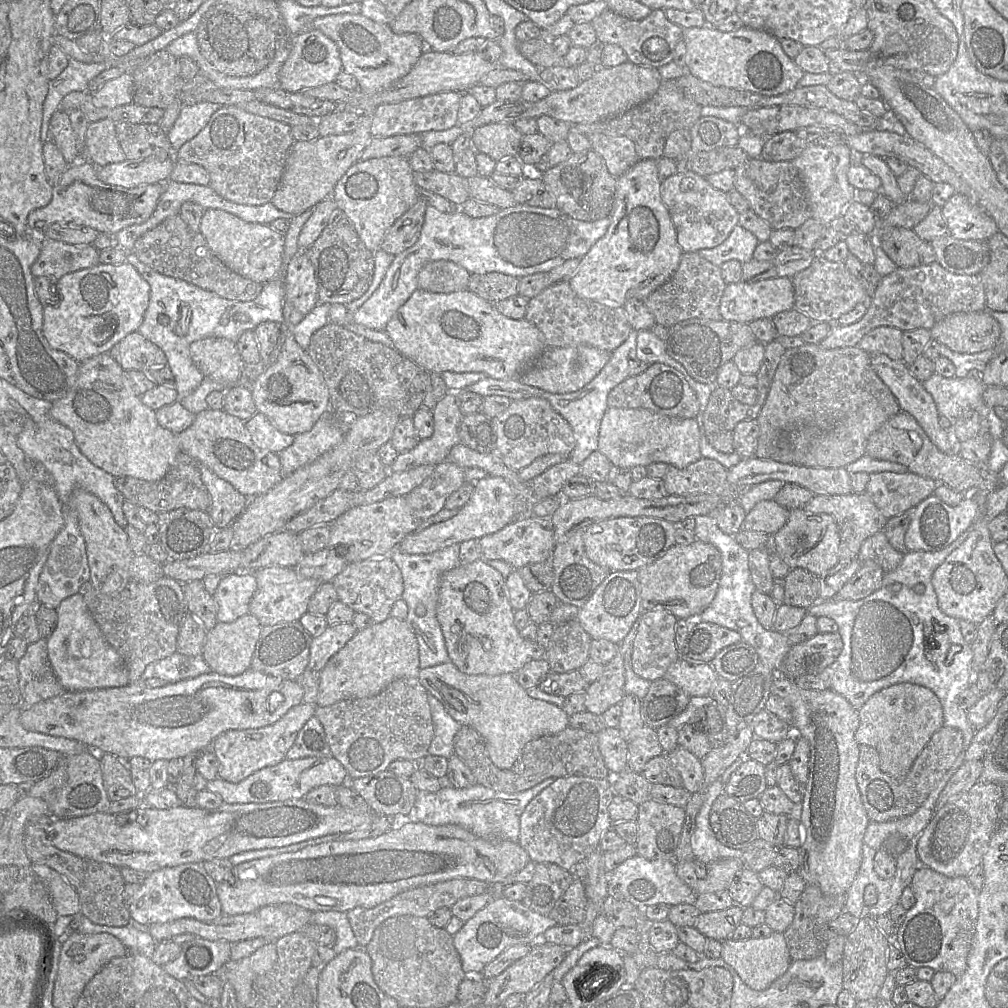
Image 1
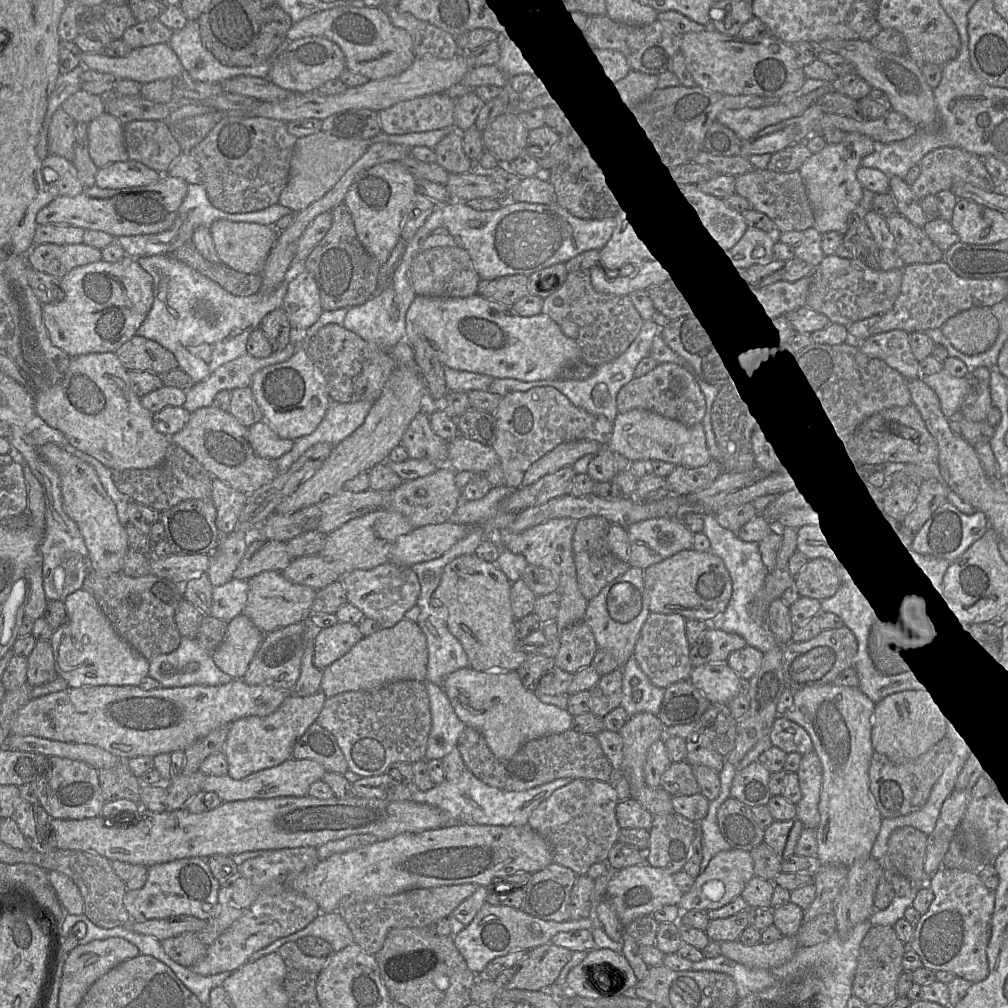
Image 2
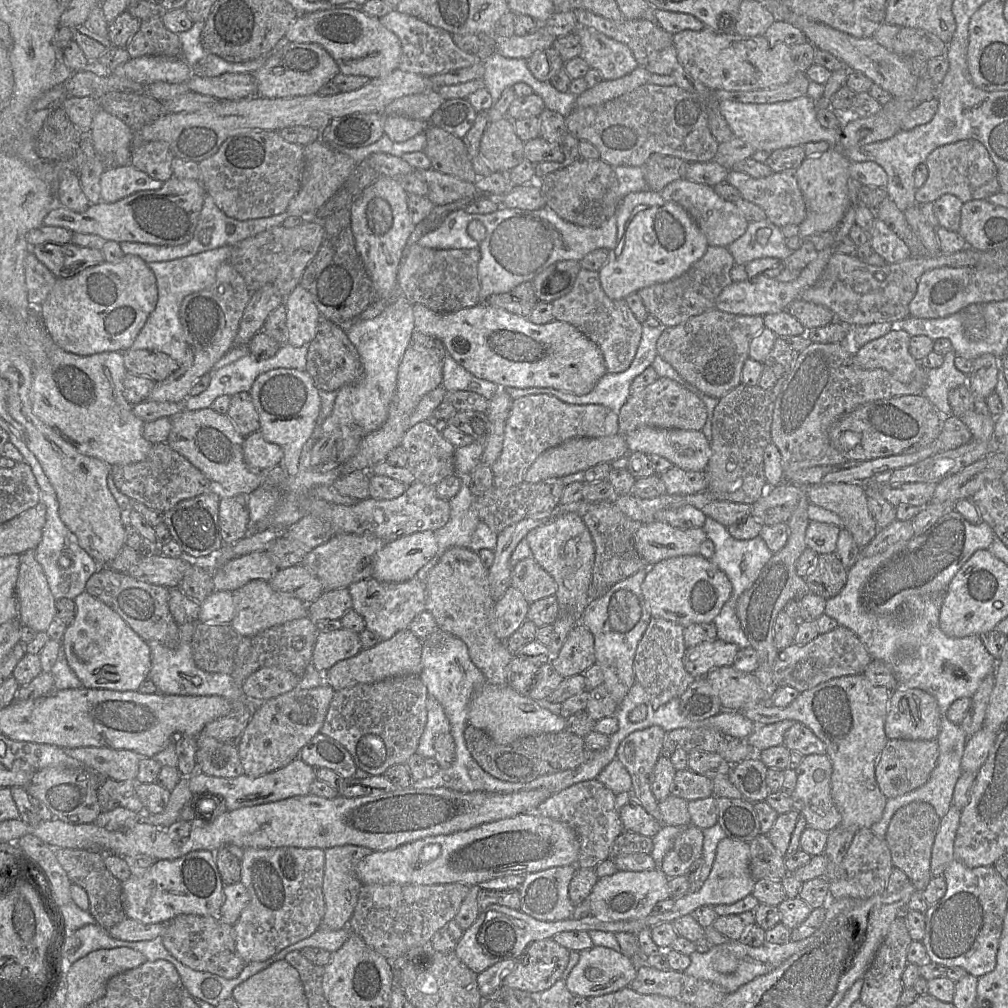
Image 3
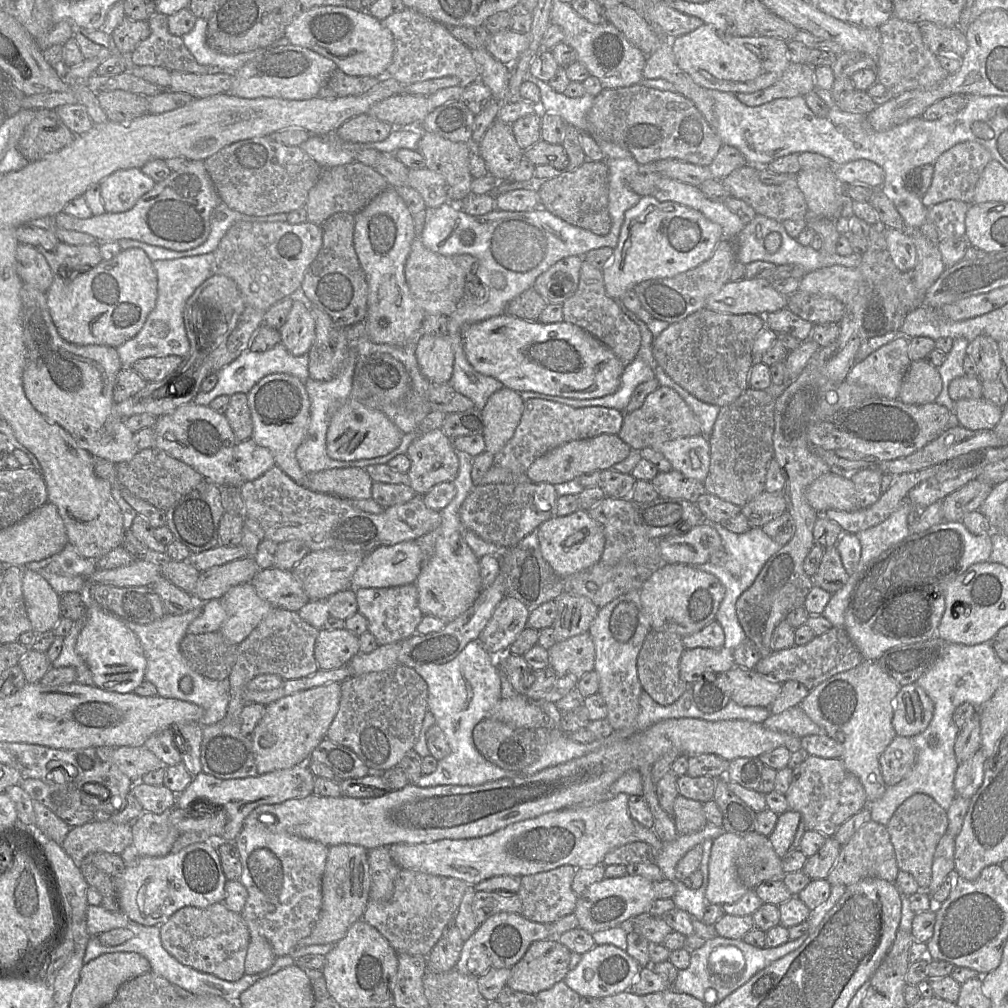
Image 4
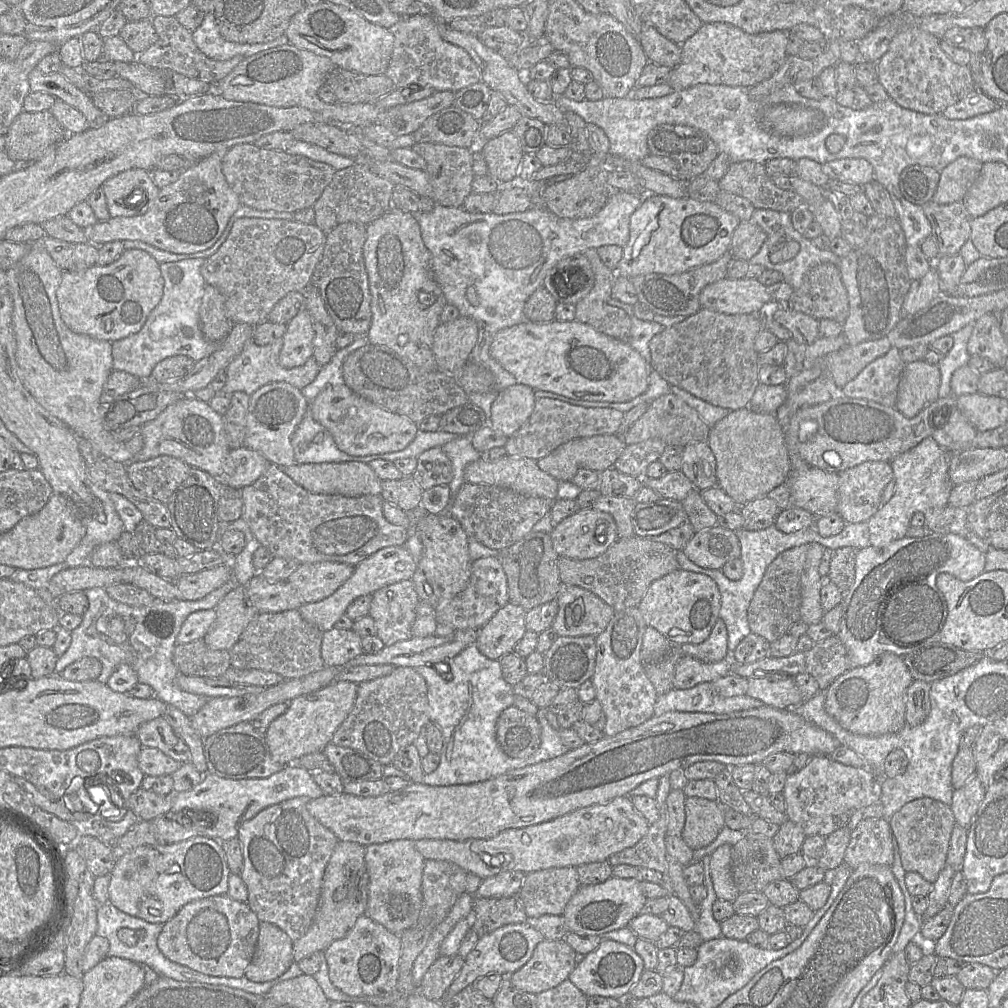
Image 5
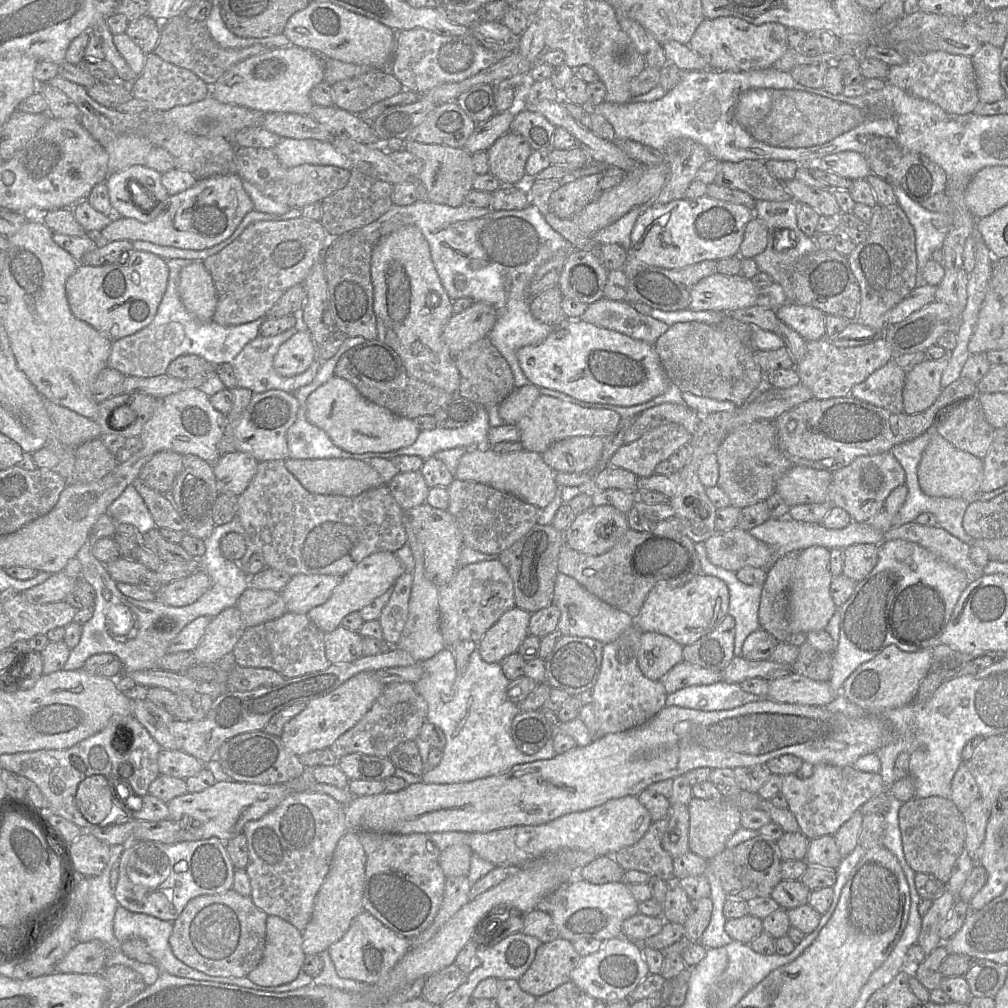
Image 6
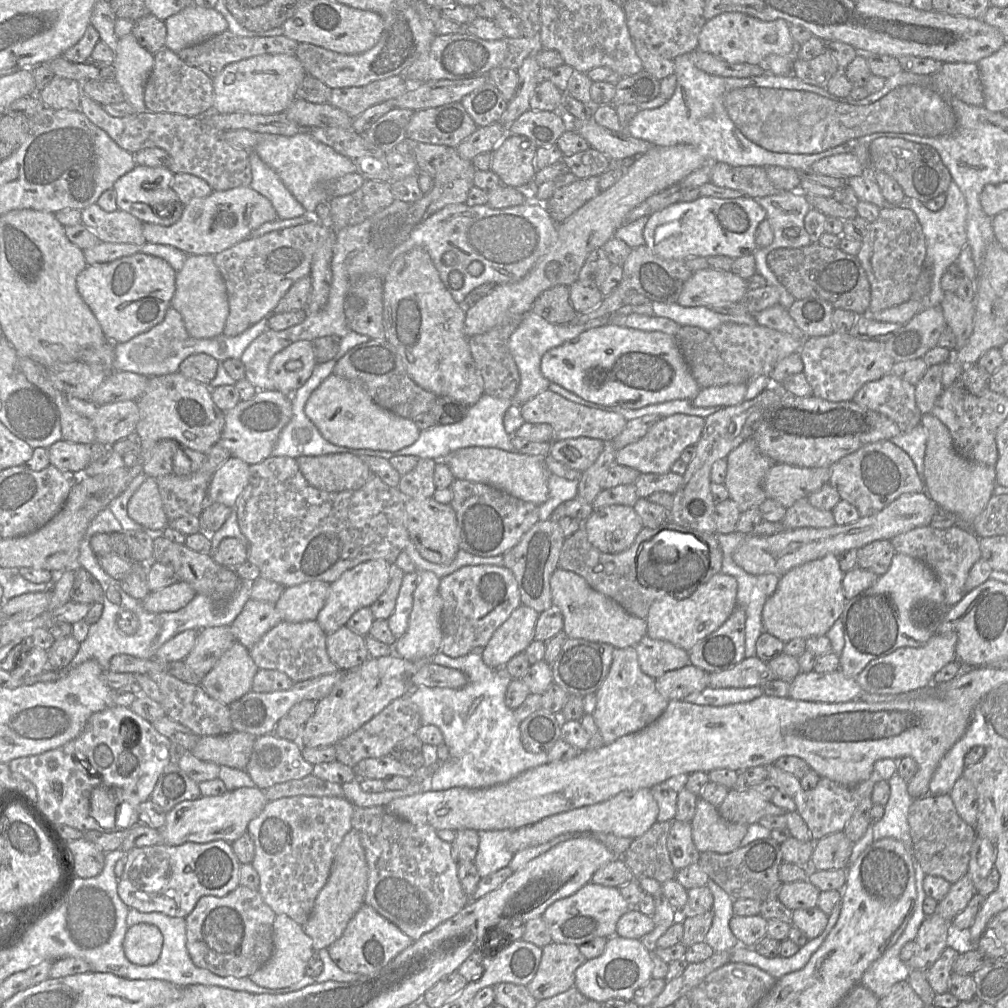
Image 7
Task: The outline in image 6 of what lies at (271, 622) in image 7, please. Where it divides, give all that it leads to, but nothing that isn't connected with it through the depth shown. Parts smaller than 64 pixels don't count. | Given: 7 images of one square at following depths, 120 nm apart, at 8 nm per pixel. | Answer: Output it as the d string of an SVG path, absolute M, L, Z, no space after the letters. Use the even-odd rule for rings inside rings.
M250 586L239 597L236 607L246 628L277 619L288 612L281 592Z

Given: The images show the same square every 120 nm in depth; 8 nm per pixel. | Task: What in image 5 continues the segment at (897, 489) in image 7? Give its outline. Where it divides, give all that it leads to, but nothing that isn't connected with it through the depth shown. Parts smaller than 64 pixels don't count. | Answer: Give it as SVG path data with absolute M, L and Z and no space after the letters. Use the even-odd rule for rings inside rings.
M866 461L840 472L836 512L845 523L868 521L882 505L882 492L892 480L893 470L890 462L887 461Z

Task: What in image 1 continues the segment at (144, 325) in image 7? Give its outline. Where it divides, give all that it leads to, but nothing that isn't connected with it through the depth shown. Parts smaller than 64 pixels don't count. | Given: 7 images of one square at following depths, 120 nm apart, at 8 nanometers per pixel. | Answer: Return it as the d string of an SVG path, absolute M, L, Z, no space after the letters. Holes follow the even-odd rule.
M127 261L118 265L99 263L64 275L56 281L55 290L58 294L57 302L44 305L43 335L53 349L66 353L79 363L109 353L125 336L137 331L150 301L149 283Z

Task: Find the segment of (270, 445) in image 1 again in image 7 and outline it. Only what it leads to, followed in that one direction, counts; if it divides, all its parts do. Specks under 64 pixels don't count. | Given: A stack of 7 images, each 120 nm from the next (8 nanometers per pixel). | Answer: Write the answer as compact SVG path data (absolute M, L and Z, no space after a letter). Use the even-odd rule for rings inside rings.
M229 457L212 476L208 489L208 502L235 507L249 480L250 465L240 458Z

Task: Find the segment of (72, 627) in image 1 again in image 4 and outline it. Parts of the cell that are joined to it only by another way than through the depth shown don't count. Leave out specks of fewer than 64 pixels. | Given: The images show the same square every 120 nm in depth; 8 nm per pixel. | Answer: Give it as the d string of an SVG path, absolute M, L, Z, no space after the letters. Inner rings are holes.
M87 600L85 623L75 651L91 671L94 685L100 689L131 693L144 681L146 658L139 639L125 622L96 602Z

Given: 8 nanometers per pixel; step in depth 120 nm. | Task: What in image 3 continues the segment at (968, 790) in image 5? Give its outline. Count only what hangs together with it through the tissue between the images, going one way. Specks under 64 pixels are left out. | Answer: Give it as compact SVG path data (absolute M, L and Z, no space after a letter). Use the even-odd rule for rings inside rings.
M983 726L978 732L968 737L961 760L963 772L978 773L996 741L996 732Z

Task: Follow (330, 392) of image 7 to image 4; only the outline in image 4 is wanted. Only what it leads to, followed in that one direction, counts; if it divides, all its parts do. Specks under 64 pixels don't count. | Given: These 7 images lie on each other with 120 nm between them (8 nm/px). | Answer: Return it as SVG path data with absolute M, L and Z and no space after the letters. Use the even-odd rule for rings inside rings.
M350 397L331 418L326 433L326 452L330 458L340 461L376 458L397 449L403 435L382 411L367 407Z

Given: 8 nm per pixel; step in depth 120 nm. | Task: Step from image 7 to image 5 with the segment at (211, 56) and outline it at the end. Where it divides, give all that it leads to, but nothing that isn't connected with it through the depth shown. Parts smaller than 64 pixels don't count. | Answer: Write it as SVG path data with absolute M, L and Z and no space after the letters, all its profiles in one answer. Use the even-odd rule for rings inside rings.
M152 16L152 24L157 33L157 41L137 55L140 63L164 72L179 73L190 78L218 85L245 57L235 56L229 60L217 61L208 58L193 41L193 31L182 26L174 16Z

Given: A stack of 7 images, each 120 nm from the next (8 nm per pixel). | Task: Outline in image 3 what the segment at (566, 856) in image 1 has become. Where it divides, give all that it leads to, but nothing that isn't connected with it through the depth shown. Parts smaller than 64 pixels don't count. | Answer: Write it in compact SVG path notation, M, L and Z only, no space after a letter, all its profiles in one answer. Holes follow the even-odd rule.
M597 779L577 782L551 795L536 809L542 816L569 825L579 841L577 868L595 868L609 859L614 840L624 831L619 812L615 808L616 794Z

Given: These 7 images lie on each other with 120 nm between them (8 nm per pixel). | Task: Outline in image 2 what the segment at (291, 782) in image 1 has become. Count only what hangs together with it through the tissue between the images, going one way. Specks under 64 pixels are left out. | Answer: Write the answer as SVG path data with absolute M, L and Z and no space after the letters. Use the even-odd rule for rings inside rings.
M289 758L282 764L251 774L241 780L225 776L206 776L203 792L214 792L223 802L249 799L271 799L277 797L302 797L307 795L310 786L323 778L327 770L311 759Z

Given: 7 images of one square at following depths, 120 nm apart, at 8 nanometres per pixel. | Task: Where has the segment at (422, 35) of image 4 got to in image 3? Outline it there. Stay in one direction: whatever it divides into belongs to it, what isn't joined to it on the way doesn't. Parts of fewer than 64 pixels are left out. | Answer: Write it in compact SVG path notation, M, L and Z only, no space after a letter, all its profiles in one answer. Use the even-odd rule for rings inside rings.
M395 8L379 18L379 21L400 40L402 52L398 69L401 71L432 77L471 67L478 61L475 56L461 50L446 30L429 25L414 16L400 13Z

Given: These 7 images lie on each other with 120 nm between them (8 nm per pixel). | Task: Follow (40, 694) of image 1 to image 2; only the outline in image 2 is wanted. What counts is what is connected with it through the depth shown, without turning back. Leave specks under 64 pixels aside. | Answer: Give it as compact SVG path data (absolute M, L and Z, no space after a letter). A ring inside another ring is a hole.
M49 640L37 641L27 657L26 683L32 688L48 683L57 676L54 655Z

